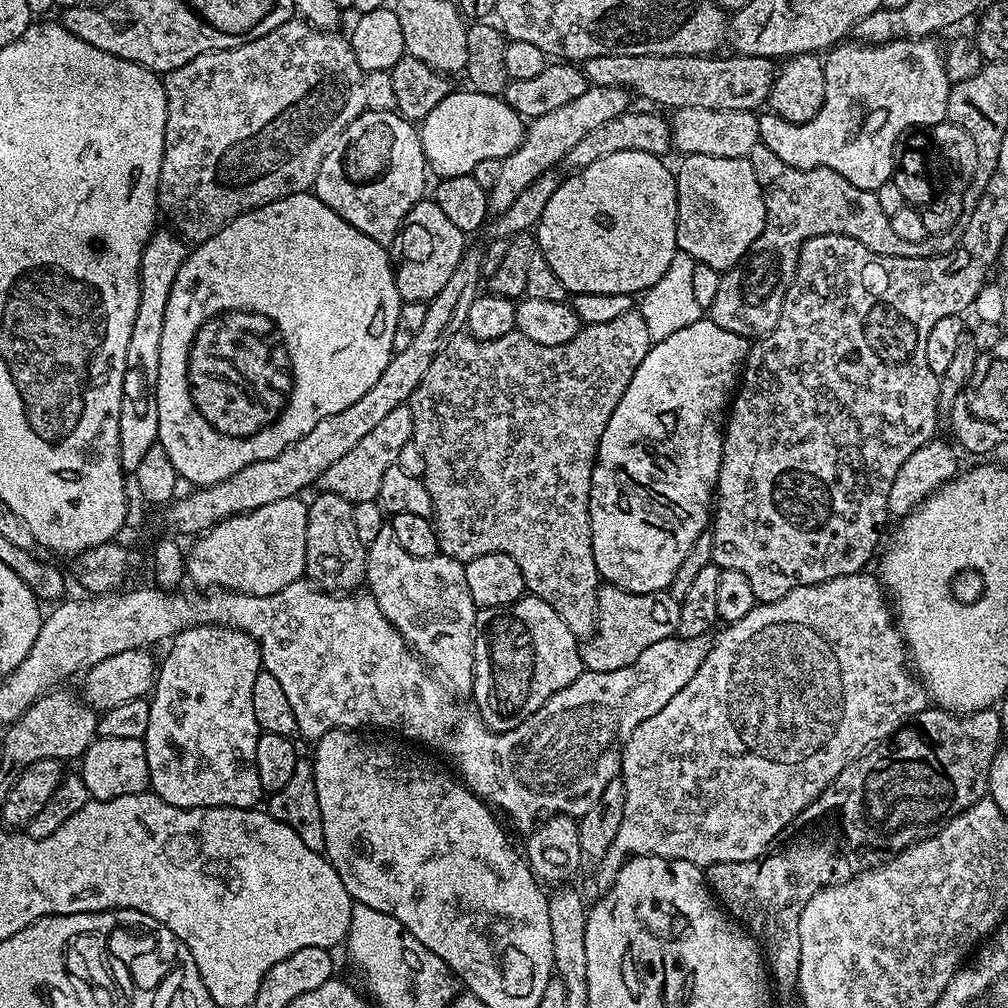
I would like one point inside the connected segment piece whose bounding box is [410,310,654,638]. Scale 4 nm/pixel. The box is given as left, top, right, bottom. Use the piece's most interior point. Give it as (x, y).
(509, 429)

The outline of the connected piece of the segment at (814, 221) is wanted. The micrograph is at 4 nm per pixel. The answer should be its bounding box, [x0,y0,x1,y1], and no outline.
[710,143,937,338]

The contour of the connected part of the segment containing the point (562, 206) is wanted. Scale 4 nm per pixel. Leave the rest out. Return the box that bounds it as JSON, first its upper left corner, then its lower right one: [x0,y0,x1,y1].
[539,150,676,294]

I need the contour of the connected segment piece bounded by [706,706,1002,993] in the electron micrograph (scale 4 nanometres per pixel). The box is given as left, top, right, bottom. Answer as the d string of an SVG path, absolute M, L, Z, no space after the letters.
M939 706L924 708L919 716L897 730L887 742L871 748L850 766L846 766L838 778L831 780L826 790L818 794L816 801L806 806L798 827L779 846L765 852L758 860L708 865L706 879L713 896L720 901L729 916L755 936L765 961L770 965L771 979L779 991L781 988L791 993L796 987L800 961L798 918L802 918L802 910L812 895L821 888L841 884L865 871L869 863L867 860L875 852L895 854L903 848L909 848L917 840L931 836L959 812L985 799L988 796L990 766L996 751L1002 747L1000 739L1000 713L995 707L967 714L950 712Z

